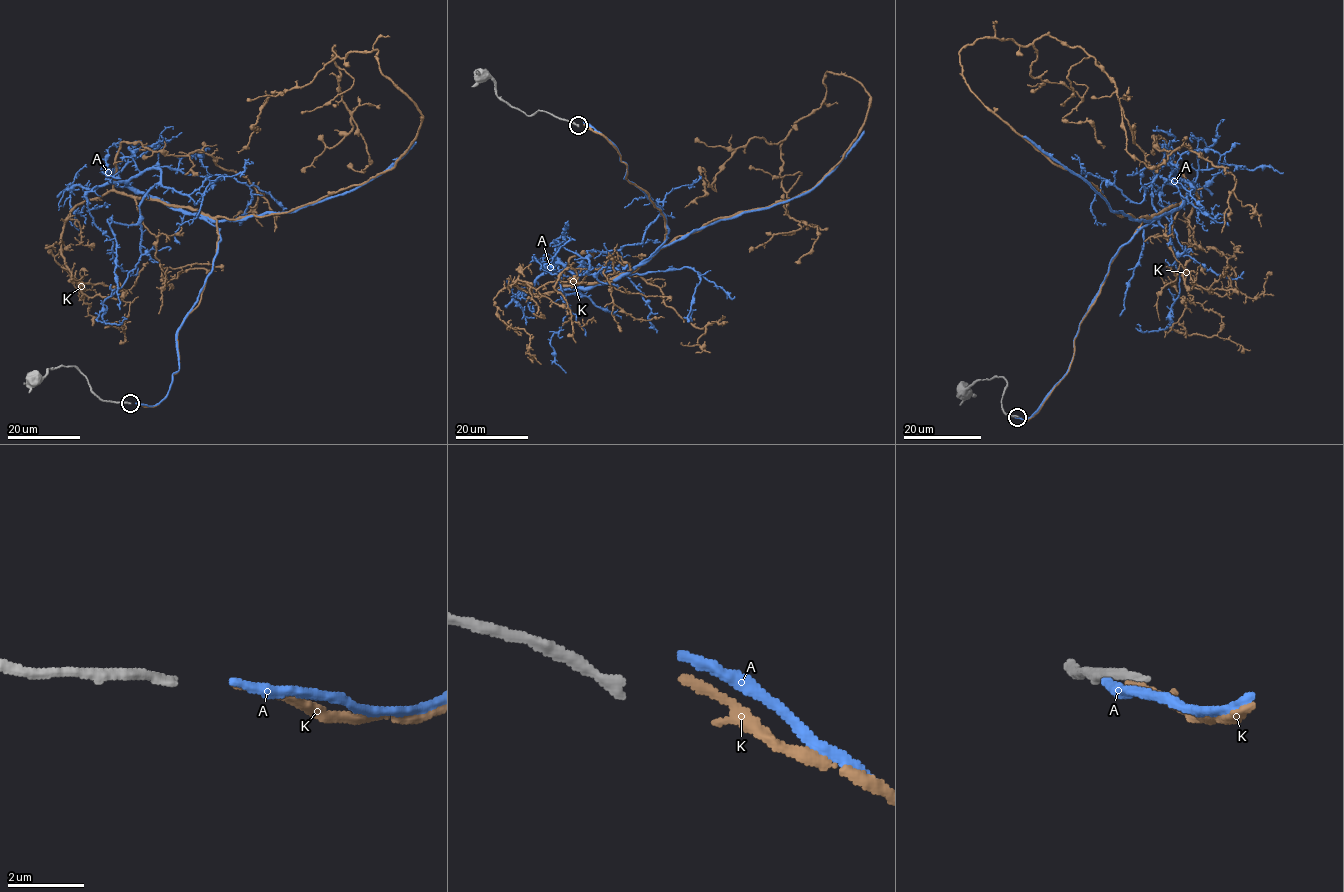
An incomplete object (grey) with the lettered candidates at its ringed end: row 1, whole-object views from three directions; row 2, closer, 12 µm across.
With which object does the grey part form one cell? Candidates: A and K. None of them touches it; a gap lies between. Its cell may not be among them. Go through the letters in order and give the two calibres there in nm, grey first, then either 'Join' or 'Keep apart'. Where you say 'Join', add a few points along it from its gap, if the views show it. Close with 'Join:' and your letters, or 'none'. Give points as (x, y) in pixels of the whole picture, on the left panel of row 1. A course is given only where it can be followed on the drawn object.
A: Thickness 260 nm (grey) against 260 nm. Keep apart
K: Thickness 260 nm (grey) against 200 nm. Join. Its course: (136, 403), (178, 370), (216, 218), (413, 143), (376, 49), (332, 48), (370, 162), (346, 166)
Join: K

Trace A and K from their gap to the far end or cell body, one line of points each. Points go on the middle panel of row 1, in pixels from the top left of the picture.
A: (584, 123), (667, 238), (584, 288), (605, 252), (588, 275), (544, 265), (570, 237)
K: (584, 125), (664, 246), (810, 190), (861, 130), (852, 78), (782, 142), (794, 262)

